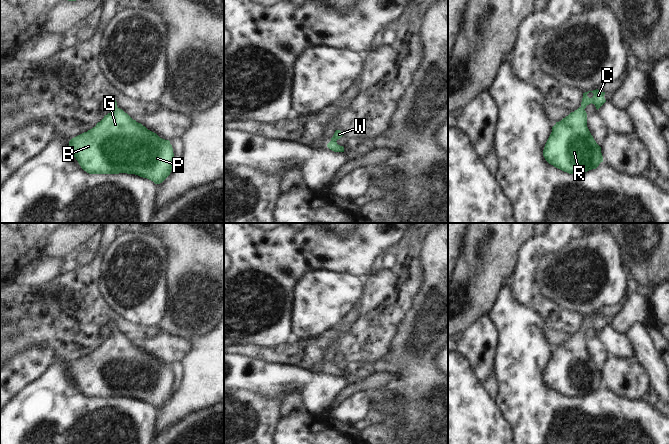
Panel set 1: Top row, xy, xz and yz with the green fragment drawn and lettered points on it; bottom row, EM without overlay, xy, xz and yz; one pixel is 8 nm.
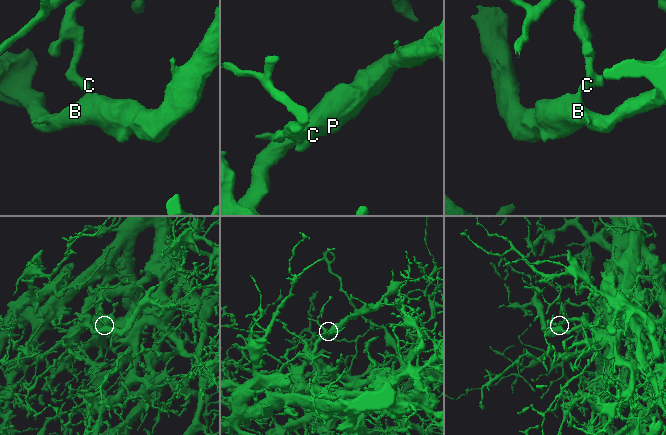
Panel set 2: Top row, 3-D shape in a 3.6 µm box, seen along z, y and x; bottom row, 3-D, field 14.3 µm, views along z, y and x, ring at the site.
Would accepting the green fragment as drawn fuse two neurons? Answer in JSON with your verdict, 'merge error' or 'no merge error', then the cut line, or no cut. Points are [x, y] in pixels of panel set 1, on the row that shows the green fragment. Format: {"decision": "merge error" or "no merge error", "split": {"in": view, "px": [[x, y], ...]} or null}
{"decision": "no merge error", "split": null}

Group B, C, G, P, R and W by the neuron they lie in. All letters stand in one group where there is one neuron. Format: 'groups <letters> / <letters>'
groups B C G P R W

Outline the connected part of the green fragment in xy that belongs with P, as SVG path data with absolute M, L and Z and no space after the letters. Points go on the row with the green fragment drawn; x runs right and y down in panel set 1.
M115 99L109 101L112 111L95 127L69 141L73 156L81 168L89 174L135 174L162 183L173 170L173 148L169 140L160 138L141 123L133 120L117 107Z

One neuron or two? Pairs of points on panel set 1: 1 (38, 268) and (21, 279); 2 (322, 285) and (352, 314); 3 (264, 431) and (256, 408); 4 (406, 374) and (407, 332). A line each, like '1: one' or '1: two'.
1: one
2: two
3: one
4: one

